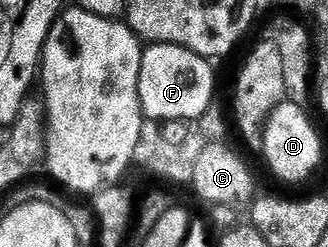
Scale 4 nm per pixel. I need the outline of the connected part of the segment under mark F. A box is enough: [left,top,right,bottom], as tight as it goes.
[138,43,216,122]

